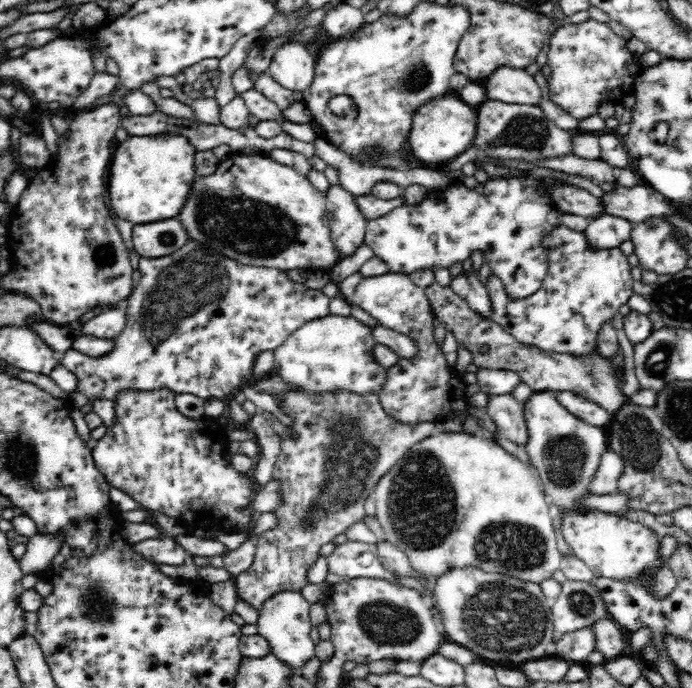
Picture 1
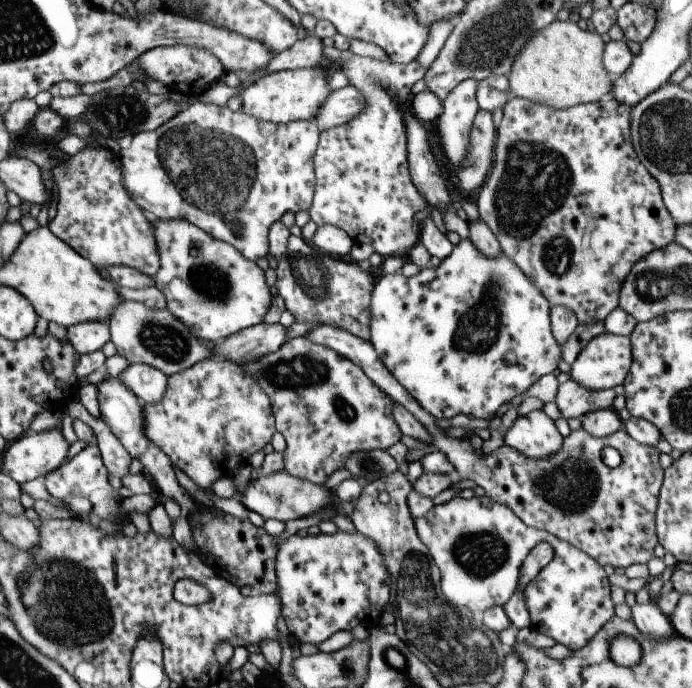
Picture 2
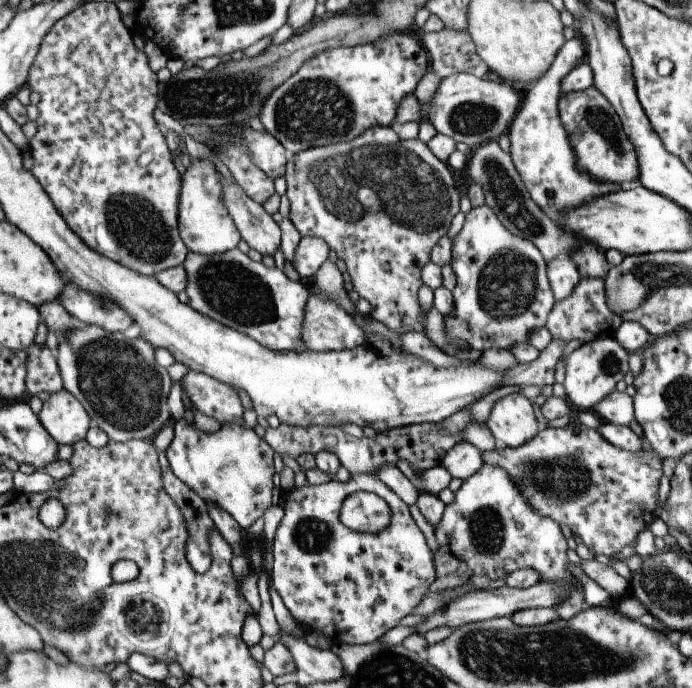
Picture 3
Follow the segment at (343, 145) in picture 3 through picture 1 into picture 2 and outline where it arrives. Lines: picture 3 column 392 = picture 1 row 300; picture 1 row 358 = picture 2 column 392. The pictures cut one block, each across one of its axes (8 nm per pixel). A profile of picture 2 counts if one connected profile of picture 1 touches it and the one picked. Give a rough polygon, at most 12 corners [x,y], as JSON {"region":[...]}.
{"region":[[322,45],[364,103],[319,133],[317,227],[382,260],[418,242],[403,107],[425,69]]}

